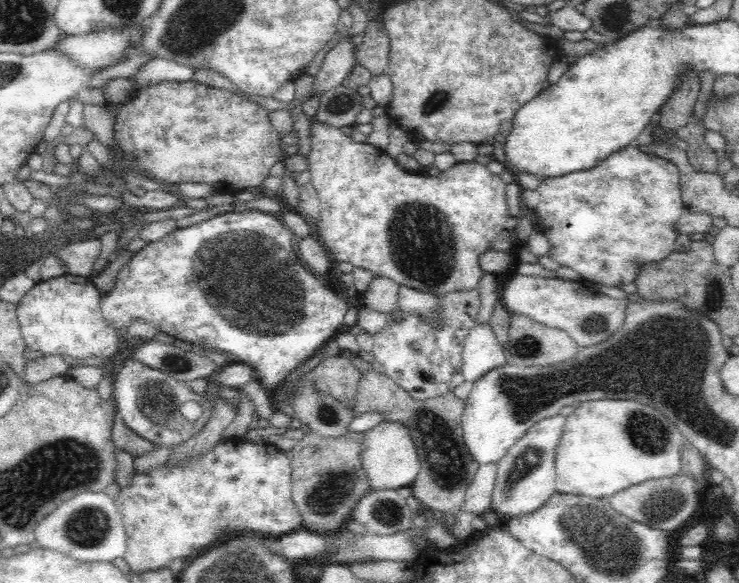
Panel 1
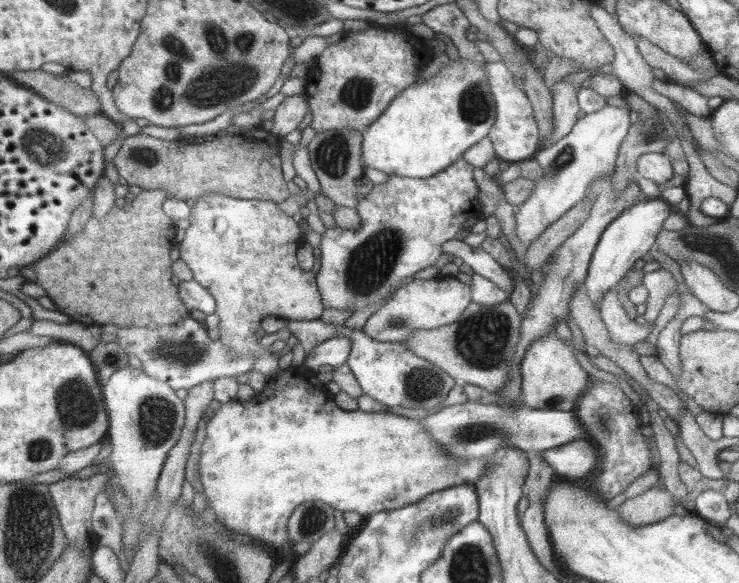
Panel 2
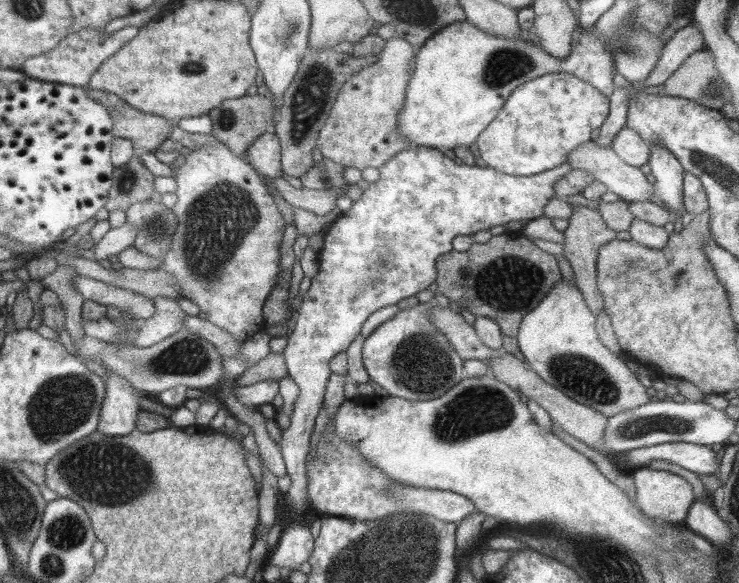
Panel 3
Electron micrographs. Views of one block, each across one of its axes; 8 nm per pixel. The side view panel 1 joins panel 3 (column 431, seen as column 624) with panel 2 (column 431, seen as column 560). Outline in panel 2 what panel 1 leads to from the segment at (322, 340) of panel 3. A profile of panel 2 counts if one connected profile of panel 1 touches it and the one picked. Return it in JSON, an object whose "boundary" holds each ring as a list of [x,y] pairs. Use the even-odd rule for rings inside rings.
{"boundary":[[[462,157],[430,178],[389,175],[383,184],[374,184],[373,189],[355,206],[361,218],[359,230],[328,227],[321,236],[321,267],[315,277],[325,313],[334,313],[336,310],[366,310],[395,292],[404,278],[414,276],[427,266],[433,266],[442,256],[445,242],[455,239],[458,230],[470,218],[474,220],[484,217],[479,195],[473,166]]]}

